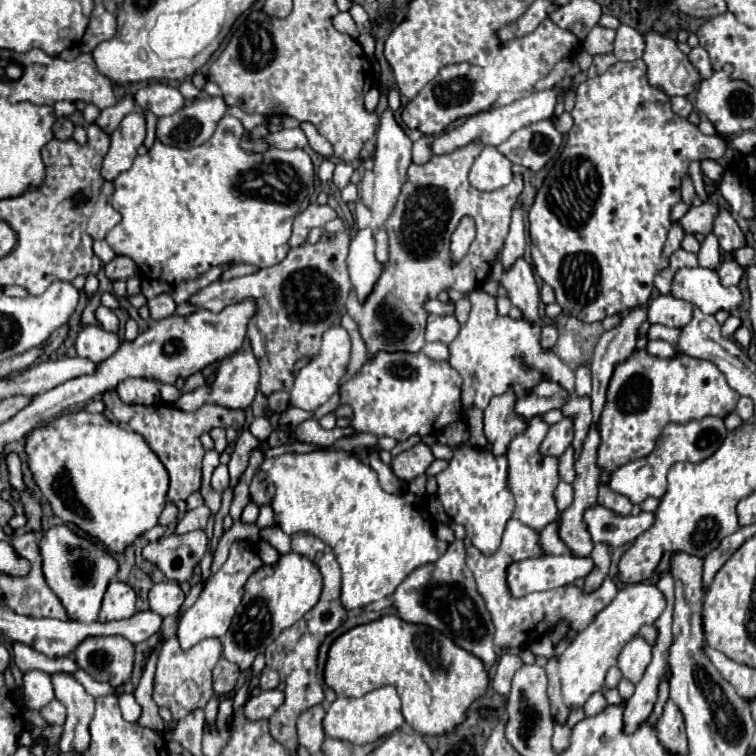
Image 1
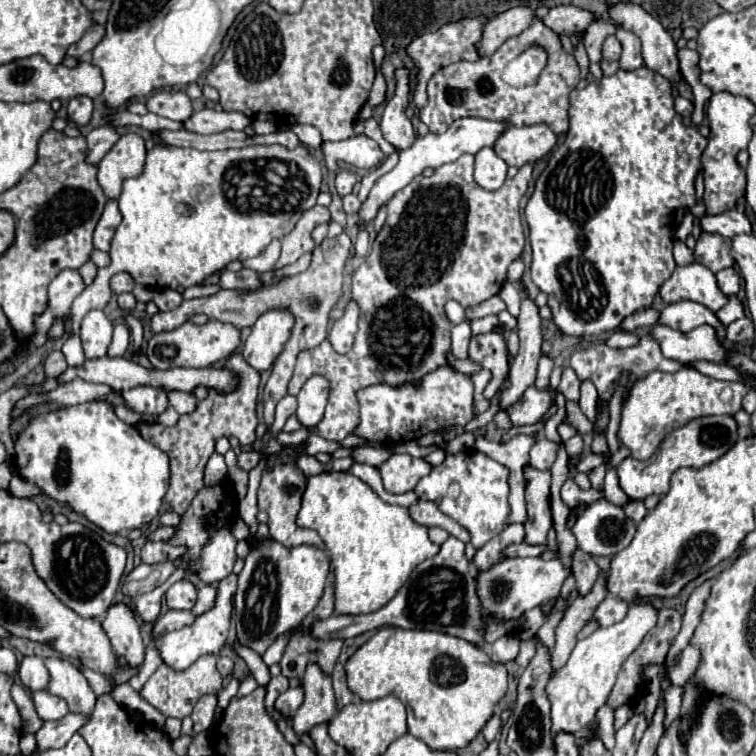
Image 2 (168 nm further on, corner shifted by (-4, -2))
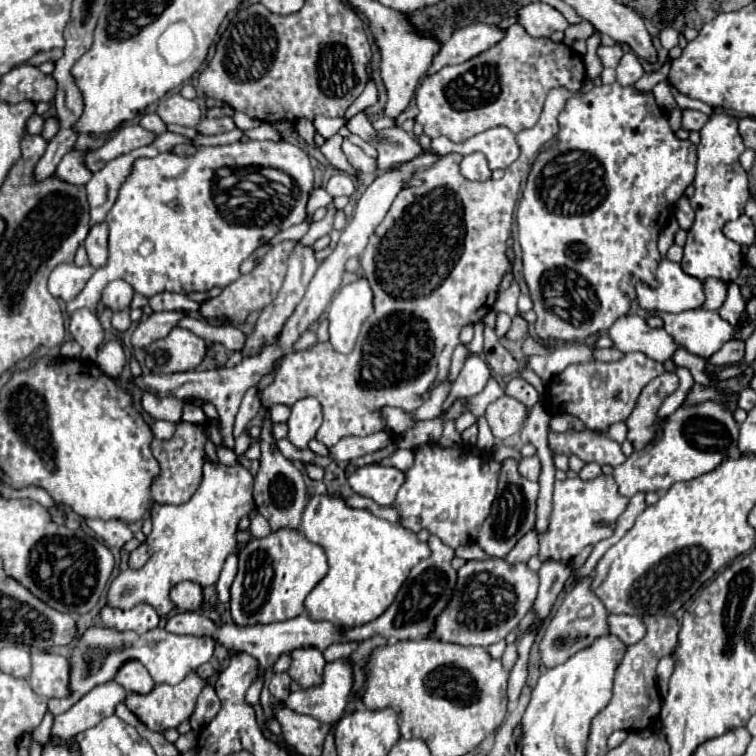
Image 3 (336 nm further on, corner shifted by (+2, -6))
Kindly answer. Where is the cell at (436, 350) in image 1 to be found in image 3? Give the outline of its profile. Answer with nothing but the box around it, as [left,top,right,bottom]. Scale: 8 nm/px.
[442,356,492,412]

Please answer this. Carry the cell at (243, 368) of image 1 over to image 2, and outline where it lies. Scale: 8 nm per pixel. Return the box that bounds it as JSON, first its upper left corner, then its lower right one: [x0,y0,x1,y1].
[244,310,294,372]

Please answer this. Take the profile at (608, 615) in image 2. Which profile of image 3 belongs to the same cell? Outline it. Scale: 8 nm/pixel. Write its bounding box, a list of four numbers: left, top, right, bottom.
[608,614,646,644]

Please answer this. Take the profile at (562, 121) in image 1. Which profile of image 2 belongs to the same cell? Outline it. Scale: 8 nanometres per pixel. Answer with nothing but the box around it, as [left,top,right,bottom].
[420,20,580,134]

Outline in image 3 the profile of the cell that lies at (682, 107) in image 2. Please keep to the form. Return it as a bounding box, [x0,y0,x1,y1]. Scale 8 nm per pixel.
[682,110,710,130]

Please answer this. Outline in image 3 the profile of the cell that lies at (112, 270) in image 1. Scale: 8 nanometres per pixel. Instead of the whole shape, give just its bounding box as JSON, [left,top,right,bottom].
[102,280,134,312]

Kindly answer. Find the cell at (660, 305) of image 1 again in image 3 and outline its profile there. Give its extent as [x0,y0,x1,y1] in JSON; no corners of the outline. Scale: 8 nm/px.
[662,310,734,358]

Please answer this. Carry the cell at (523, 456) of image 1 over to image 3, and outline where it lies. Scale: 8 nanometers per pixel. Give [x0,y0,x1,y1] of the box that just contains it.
[506,530,538,564]

